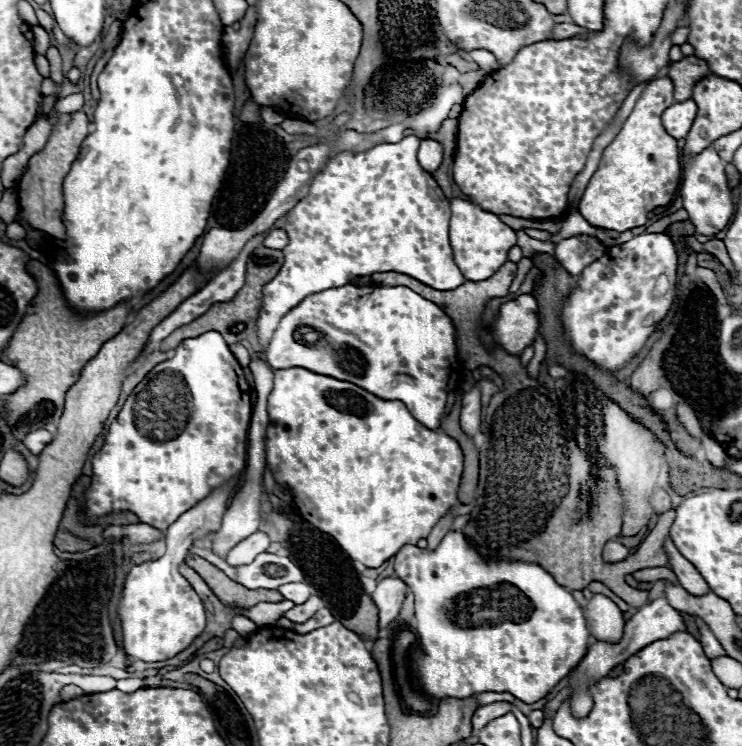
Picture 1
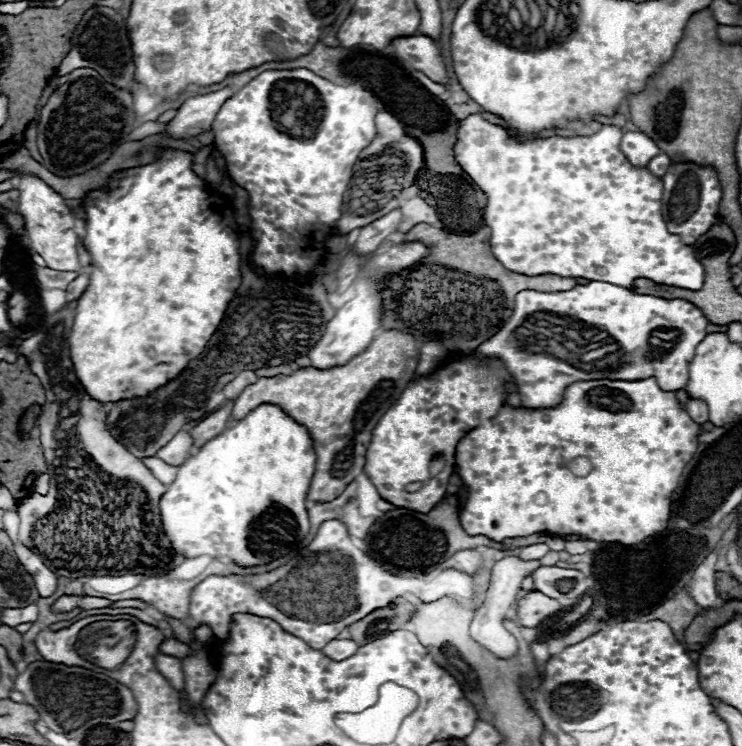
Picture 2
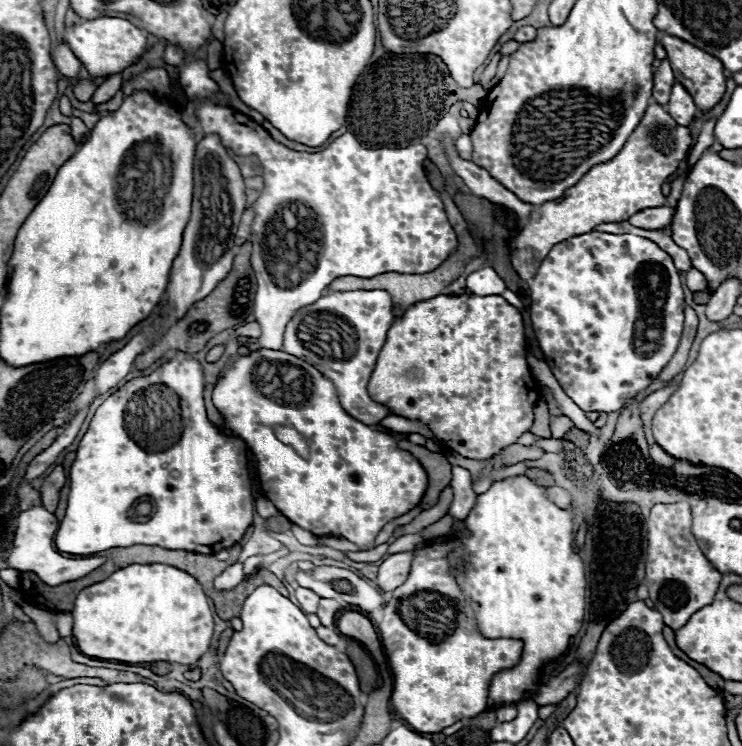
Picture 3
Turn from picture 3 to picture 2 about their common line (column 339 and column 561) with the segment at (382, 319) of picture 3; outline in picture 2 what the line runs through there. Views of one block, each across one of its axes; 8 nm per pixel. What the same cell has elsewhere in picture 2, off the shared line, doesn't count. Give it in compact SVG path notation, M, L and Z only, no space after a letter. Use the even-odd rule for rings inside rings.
M592 280L586 286L574 286L566 292L536 292L522 290L516 294L514 312L490 340L482 342L472 354L484 358L500 358L512 380L516 382L520 394L524 396L524 406L556 406L562 400L564 388L578 380L608 378L608 380L644 380L656 378L658 386L666 392L682 390L688 380L688 364L694 358L696 346L706 336L706 326L710 322L700 308L686 300L664 300L648 294L636 294L628 288L614 286L608 282Z

